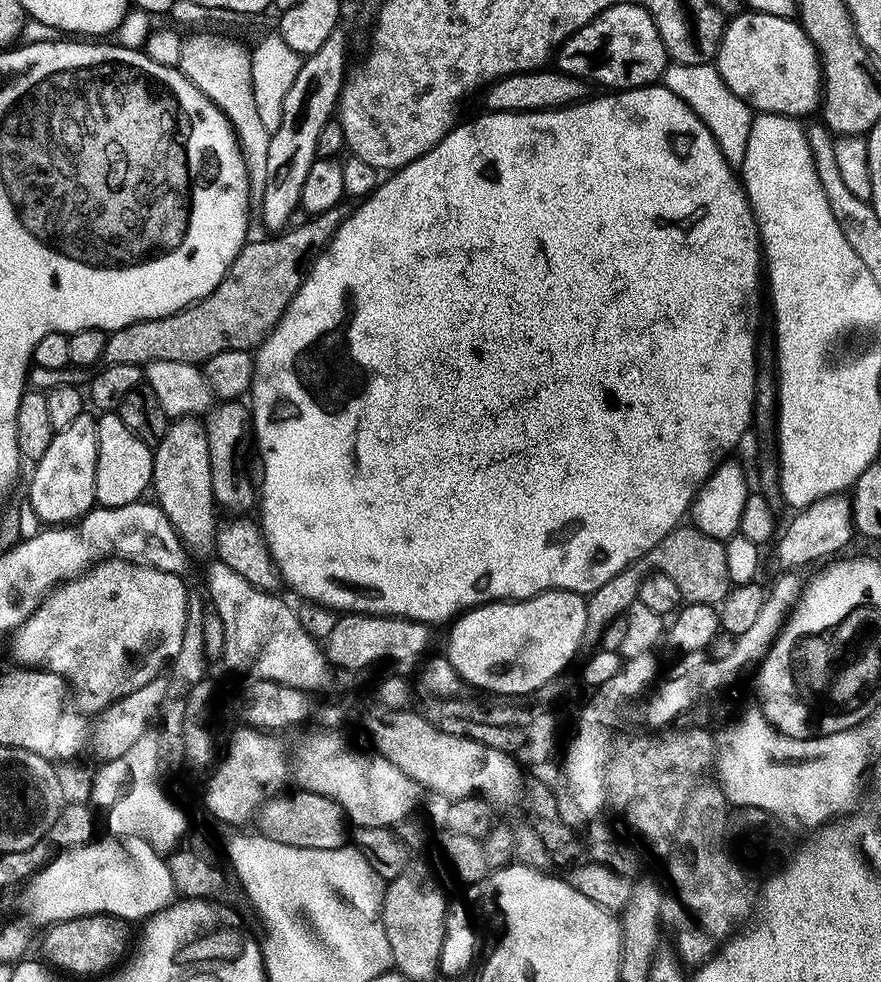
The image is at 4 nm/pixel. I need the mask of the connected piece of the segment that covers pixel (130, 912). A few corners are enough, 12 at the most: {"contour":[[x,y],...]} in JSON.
{"contour":[[138,837],[53,855],[27,919],[143,922],[173,903],[168,861]]}

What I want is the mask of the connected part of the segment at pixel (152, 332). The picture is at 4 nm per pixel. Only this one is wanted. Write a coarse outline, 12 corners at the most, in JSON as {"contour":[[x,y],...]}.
{"contour":[[350,211],[245,243],[224,281],[108,333],[103,363],[255,349]]}

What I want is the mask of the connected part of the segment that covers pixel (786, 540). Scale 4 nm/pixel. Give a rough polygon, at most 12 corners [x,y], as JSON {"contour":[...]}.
{"contour":[[847,495],[799,509],[776,544],[781,569],[827,561],[854,537]]}

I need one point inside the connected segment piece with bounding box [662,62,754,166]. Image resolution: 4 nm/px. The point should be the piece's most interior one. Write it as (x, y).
(728, 118)

